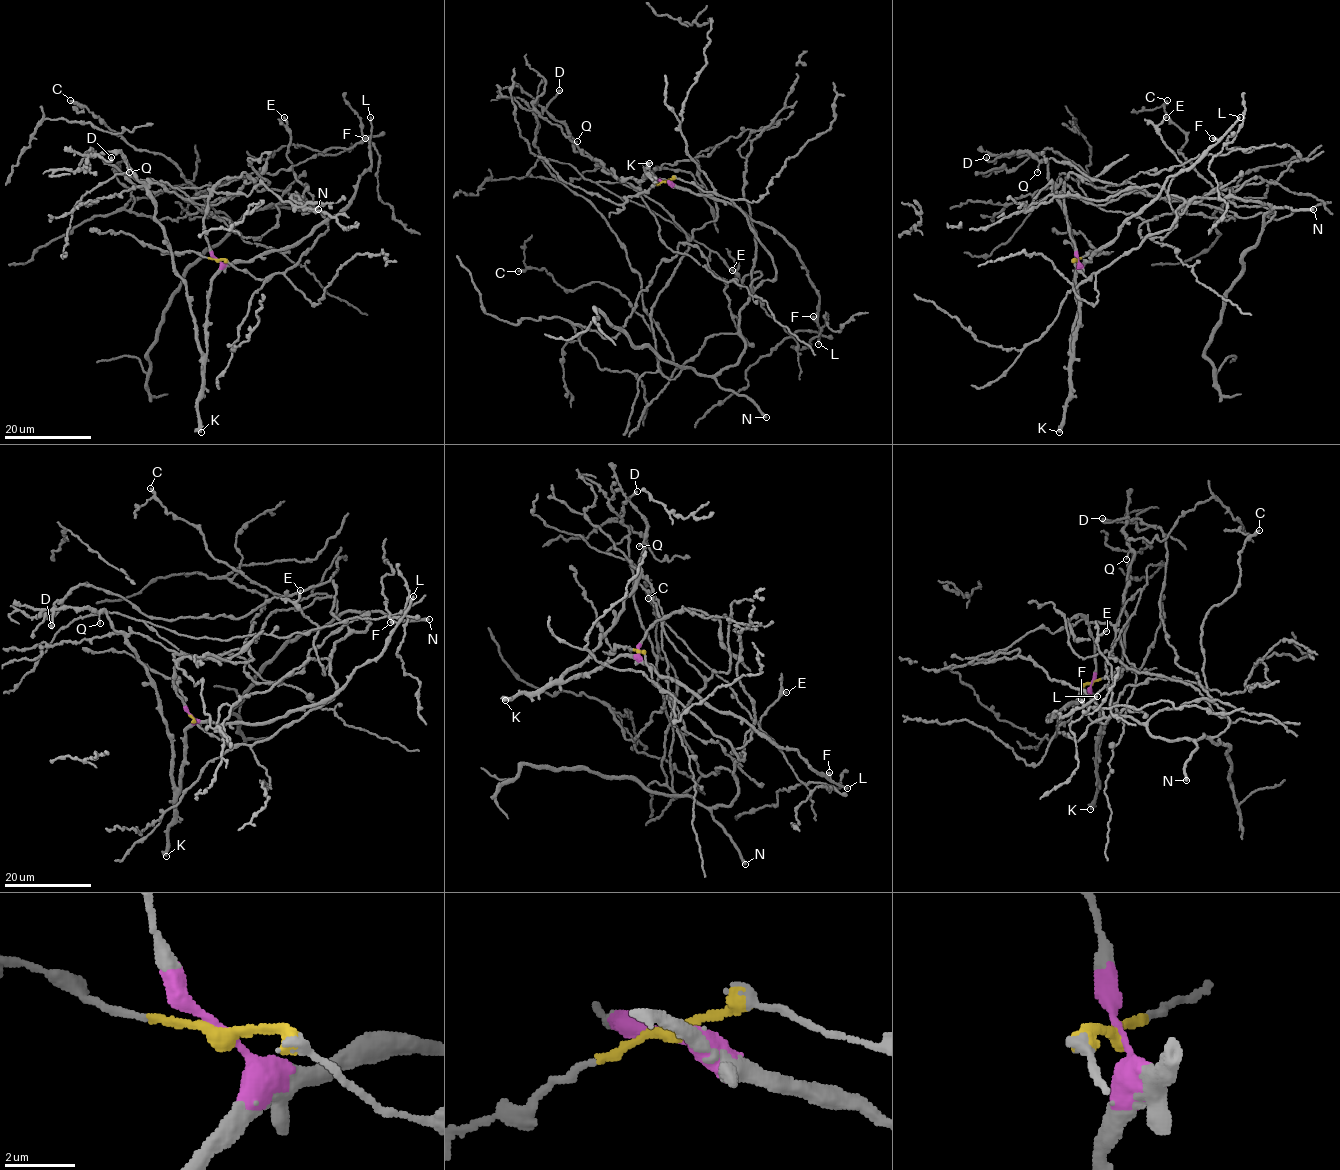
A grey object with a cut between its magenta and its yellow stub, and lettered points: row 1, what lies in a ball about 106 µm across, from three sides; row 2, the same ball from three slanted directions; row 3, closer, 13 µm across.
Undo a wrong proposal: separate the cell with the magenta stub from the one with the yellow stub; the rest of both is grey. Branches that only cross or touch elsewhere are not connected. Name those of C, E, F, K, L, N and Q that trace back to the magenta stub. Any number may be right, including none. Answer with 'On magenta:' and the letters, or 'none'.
On magenta: F, K, L, Q

